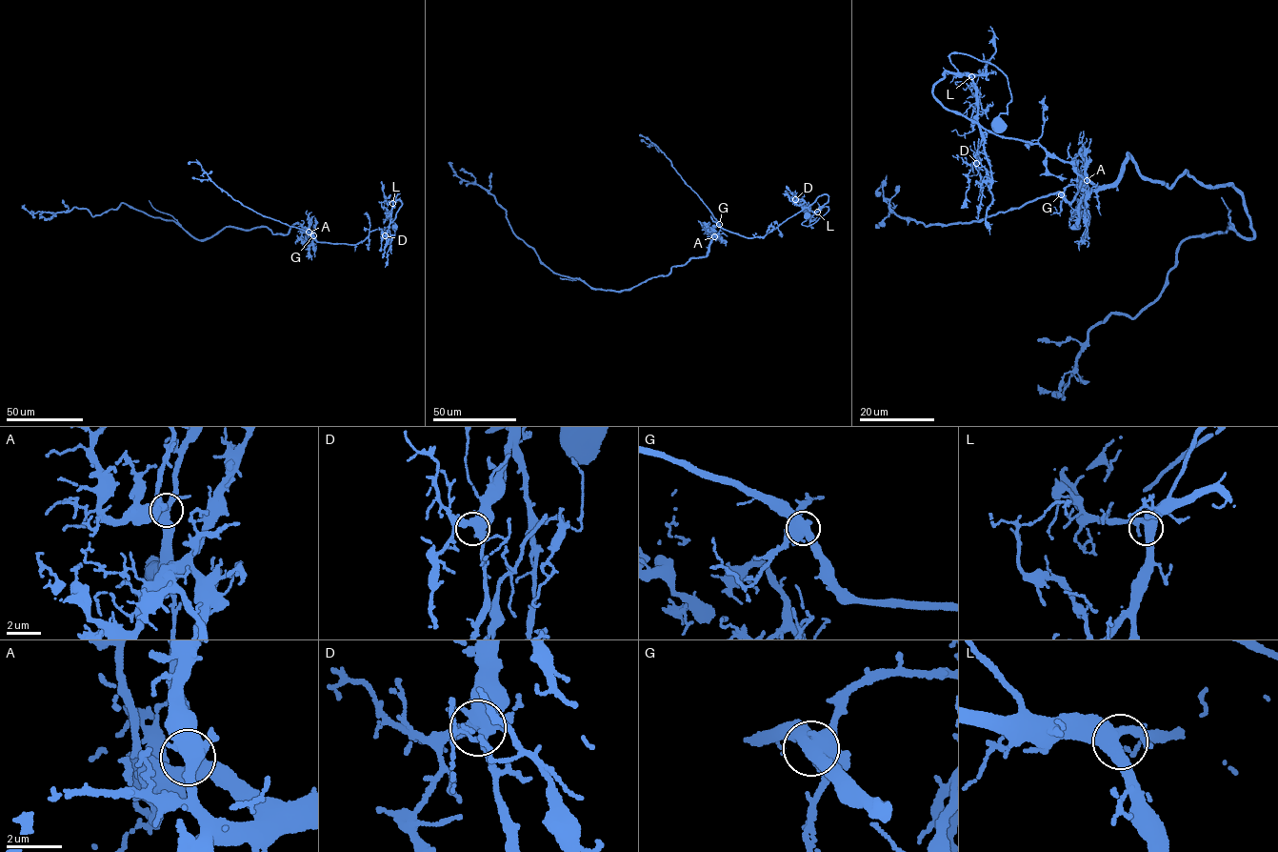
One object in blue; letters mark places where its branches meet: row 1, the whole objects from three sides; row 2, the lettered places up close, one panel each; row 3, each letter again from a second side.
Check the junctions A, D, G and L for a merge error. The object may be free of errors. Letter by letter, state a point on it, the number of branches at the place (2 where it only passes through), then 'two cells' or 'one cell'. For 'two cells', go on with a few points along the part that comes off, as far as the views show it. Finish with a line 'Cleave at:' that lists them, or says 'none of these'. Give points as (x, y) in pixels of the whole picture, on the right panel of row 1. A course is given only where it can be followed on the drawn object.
A: at (1087, 180); 4 branches meet; one cell
D: at (976, 163); 5 branches meet; one cell
G: at (1061, 194); 4 branches meet; two cells; foreign part runs (1060, 194), (1070, 202), (1082, 177), (1038, 144), (988, 131), (977, 88), (951, 53), (1008, 79), (995, 132)
L: at (971, 76); 4 branches meet; one cell
Cleave at: G

